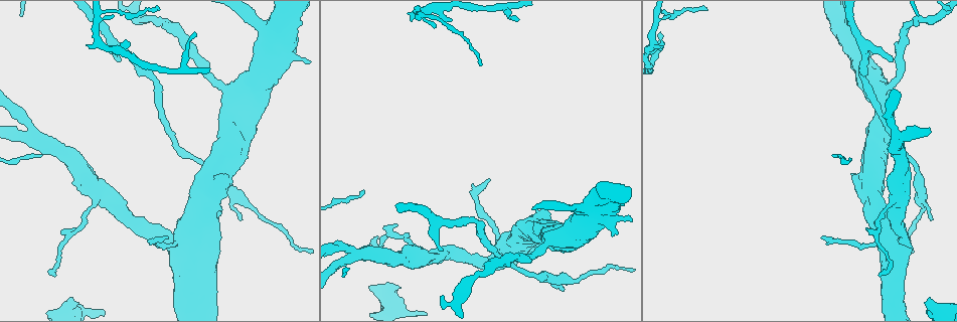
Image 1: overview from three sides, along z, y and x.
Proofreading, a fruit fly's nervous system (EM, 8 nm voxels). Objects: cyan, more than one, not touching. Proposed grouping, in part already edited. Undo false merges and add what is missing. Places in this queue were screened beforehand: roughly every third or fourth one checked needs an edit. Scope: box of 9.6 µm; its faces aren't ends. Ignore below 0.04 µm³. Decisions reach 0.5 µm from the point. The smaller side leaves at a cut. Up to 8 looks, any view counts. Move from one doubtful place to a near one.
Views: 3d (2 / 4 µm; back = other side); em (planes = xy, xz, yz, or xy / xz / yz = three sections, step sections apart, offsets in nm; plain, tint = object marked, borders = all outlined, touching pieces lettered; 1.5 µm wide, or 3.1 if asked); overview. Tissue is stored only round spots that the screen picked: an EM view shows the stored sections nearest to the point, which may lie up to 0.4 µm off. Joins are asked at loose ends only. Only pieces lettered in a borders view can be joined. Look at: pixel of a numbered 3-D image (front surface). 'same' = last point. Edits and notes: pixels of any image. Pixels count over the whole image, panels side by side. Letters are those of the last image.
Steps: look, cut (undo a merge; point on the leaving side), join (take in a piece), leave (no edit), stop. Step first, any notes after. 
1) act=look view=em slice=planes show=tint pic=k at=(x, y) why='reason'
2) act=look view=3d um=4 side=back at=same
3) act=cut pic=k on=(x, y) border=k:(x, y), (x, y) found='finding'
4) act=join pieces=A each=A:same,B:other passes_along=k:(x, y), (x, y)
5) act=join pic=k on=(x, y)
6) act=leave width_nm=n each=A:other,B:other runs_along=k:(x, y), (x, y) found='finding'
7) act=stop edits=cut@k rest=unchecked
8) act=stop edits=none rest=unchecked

act=look view=3d um=4 pic=1 at=(393, 285) why='stops while still wide'

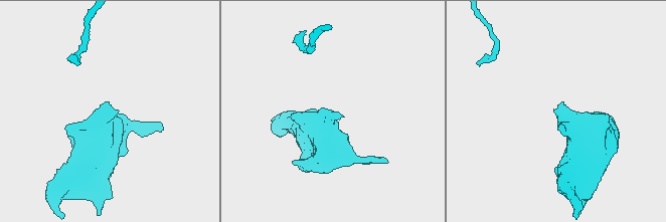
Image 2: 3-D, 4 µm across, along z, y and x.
act=look view=em slice=yz step=8 show=borders pic=2 at=(331, 114) why='need the tissue'

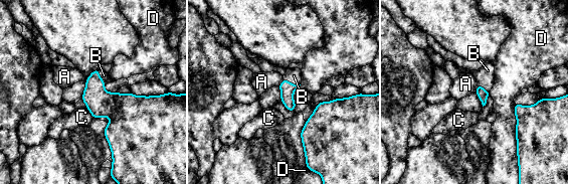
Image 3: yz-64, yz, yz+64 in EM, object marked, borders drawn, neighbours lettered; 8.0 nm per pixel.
act=look view=em slice=planes show=borders at=same

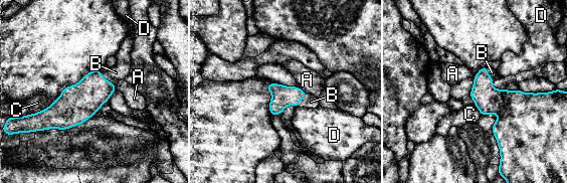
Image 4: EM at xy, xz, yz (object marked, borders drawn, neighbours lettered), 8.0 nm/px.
act=join pieces=B each=A:other,B:same,C:other,D:other passes_along=4:(281, 96), (301, 99), (311, 102) found='the neuron continues'

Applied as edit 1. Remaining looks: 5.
act=look view=3d um=4 pic=1 at=(55, 273) why='thin end'

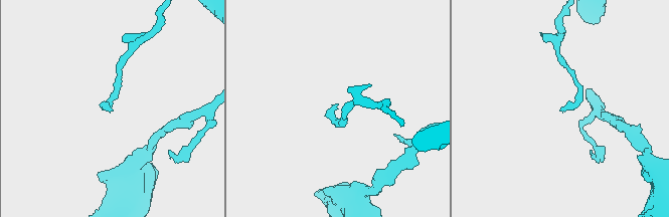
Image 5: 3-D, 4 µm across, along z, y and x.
act=look view=em slice=planes show=tint pic=5 at=(109, 108) why='need the tissue'

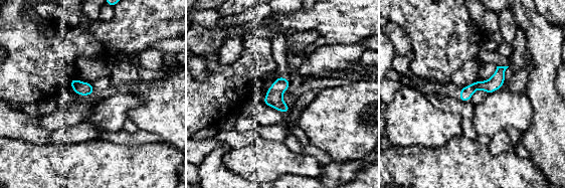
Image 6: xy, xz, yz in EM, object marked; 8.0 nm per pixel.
act=look view=em slice=planes show=borders at=same why='what lies round it'

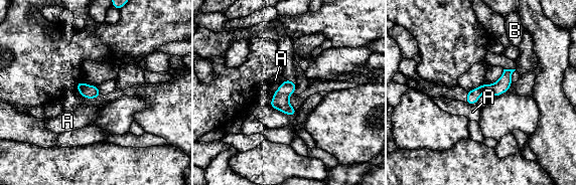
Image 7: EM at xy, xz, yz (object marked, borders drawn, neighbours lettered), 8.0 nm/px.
act=leave width_nm=110 each=A:other,B:other border=7:(466, 102), (475, 105) found='no lettered piece goes on from it'

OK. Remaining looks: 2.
act=look view=em slice=planes show=borders pic=1 at=(564, 290) why='branch stops here'

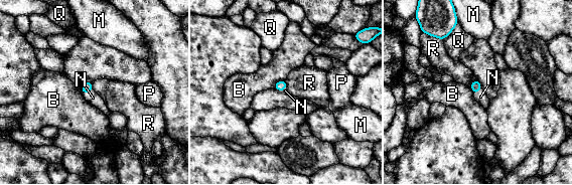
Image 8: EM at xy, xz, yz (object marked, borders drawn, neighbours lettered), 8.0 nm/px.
act=join pieces=N longest_contact=Q:190nm each=B:other,M:other,N:same,P:other,Q:other,R:other passes_along=8:(87, 86), (88, 93), (93, 98) found='it goes on there'

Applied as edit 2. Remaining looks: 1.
act=stop edits=join@4,join@8 rest=unchecked

